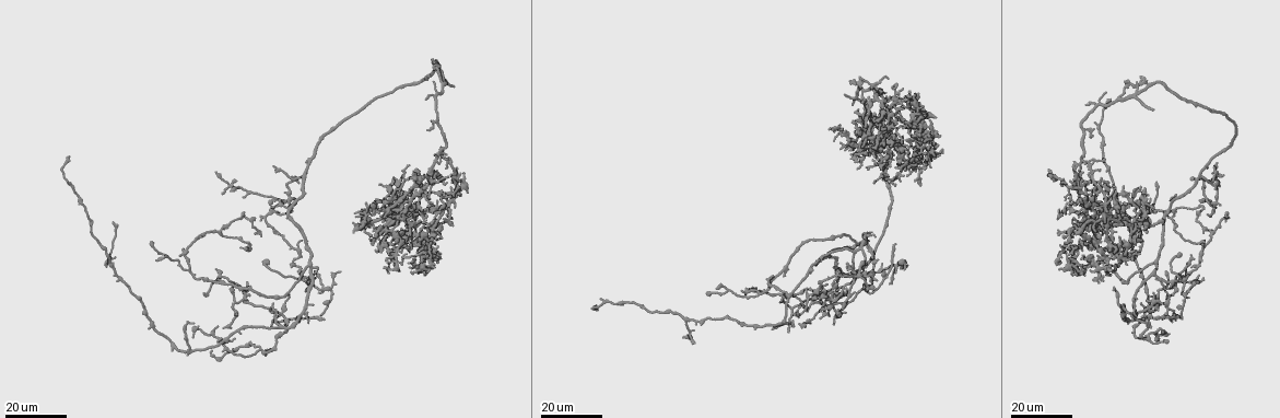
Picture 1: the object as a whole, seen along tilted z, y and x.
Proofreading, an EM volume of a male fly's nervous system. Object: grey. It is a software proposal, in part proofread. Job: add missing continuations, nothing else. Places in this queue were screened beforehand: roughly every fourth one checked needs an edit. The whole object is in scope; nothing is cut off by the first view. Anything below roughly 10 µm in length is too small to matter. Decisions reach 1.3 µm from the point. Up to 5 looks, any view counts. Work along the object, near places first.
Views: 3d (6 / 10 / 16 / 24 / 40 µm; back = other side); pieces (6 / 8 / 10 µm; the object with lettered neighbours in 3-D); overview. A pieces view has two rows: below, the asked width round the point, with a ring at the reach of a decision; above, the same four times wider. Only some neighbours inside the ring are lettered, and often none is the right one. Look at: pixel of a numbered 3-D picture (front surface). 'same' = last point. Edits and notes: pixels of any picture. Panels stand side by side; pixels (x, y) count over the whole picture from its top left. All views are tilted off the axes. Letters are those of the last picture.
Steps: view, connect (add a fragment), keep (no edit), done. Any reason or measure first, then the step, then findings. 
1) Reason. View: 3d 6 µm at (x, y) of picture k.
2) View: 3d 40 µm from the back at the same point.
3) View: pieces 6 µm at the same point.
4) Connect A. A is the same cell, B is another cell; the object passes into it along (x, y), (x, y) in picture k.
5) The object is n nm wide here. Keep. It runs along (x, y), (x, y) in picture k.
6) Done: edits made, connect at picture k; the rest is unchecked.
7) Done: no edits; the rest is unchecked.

Free end. View: 3d 16 µm at (1069, 179) of picture 1.

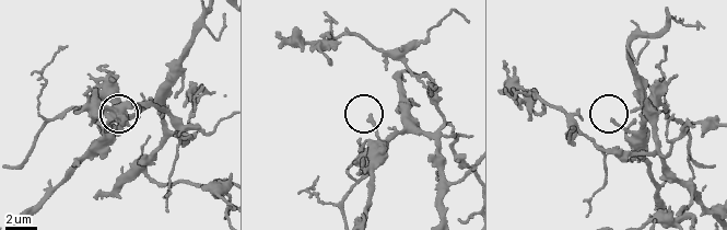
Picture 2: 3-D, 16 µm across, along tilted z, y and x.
View: pieces 6 µm at (612, 120) of picture 2.

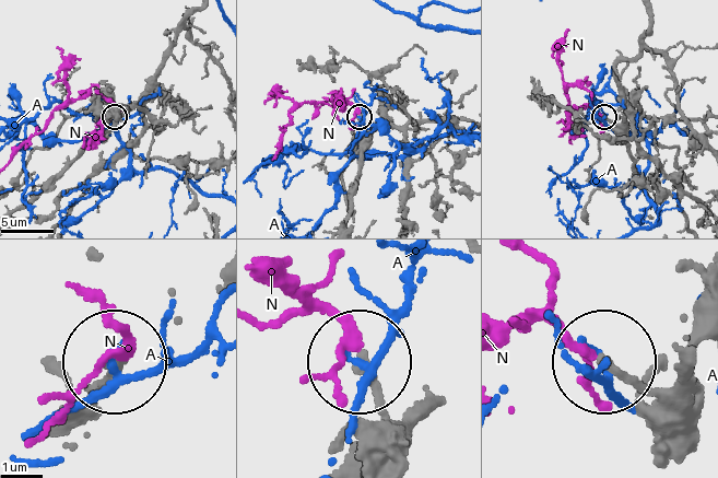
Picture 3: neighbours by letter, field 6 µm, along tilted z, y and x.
Connect N. N is the same cell, A is another cell; the object passes into it along (624, 116), (610, 121), (587, 91), (564, 85), (569, 141) in picture 3; it goes on there.

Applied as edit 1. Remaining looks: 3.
View: overview.

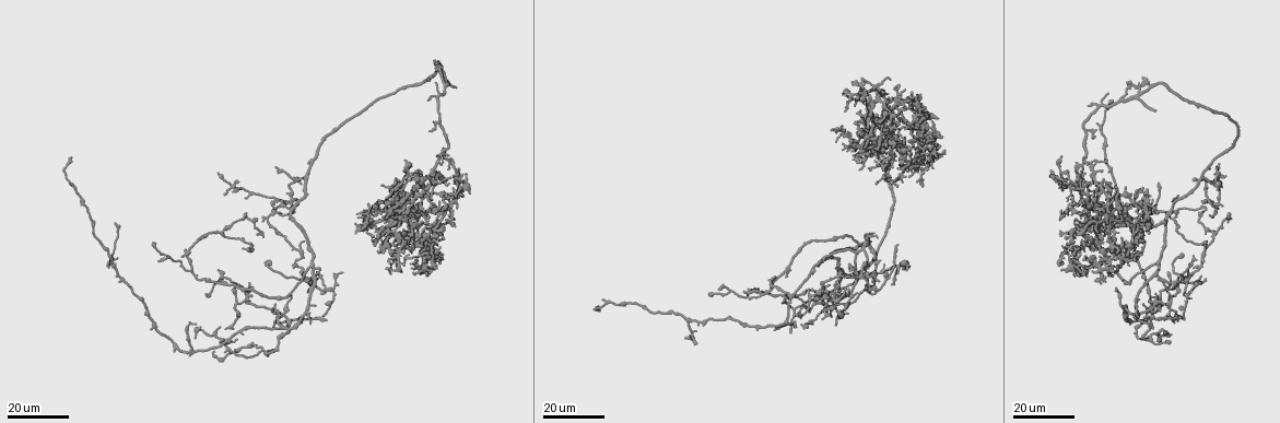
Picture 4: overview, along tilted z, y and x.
Free end. View: 3d 24 µm at (1092, 255) of picture 4.

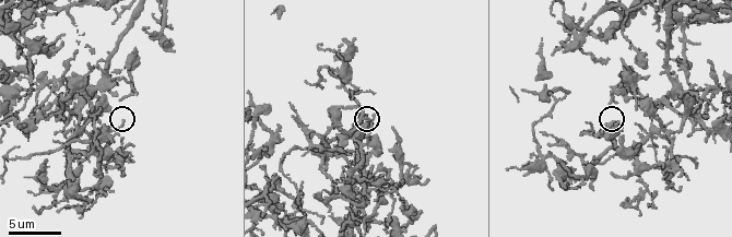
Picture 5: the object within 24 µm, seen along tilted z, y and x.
View: pieces 6 µm at (616, 122) of picture 5.

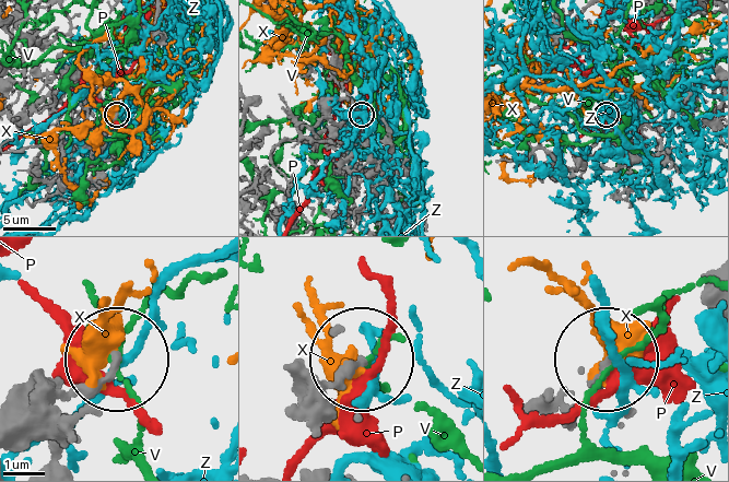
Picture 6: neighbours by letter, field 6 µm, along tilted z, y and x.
The object is 150 nm wide here. Keep. P, V, X and Z are other cells; none of them fits.

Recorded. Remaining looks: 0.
Done: edits made, connect at picture 3; the rest is unchecked.

